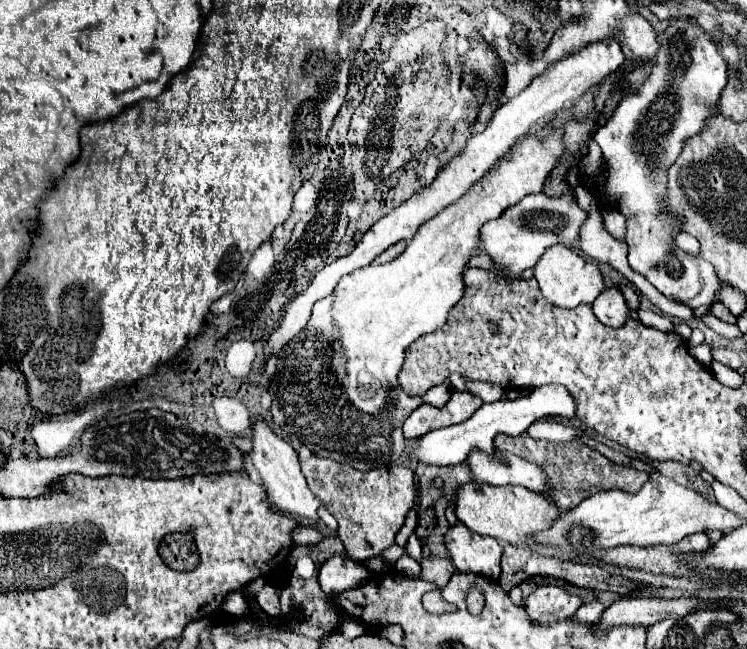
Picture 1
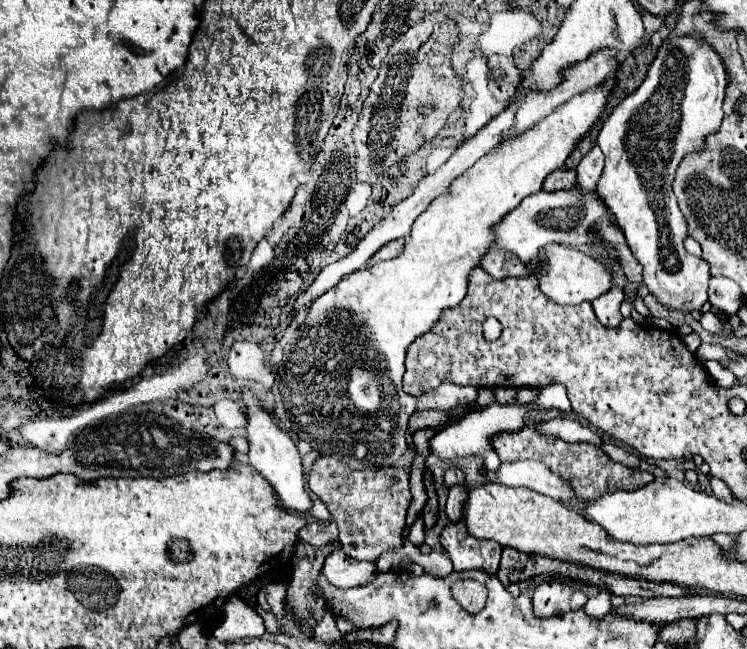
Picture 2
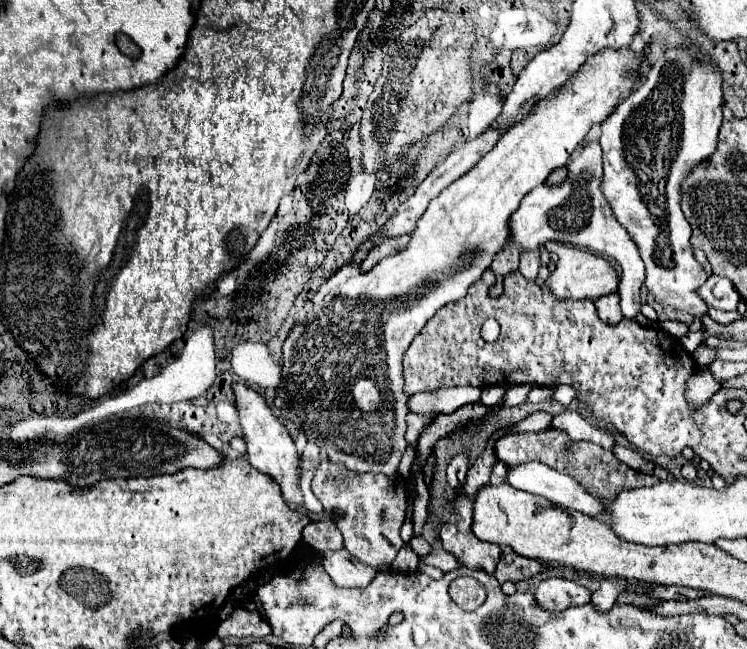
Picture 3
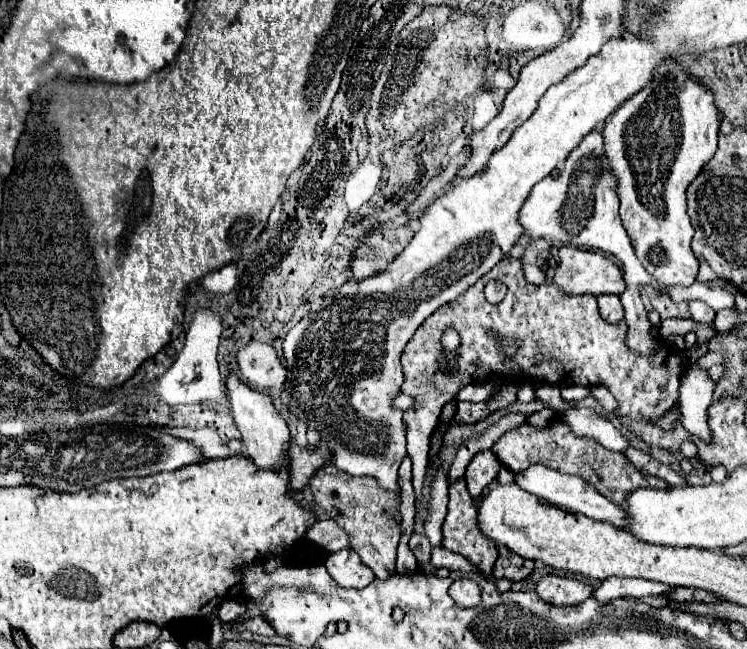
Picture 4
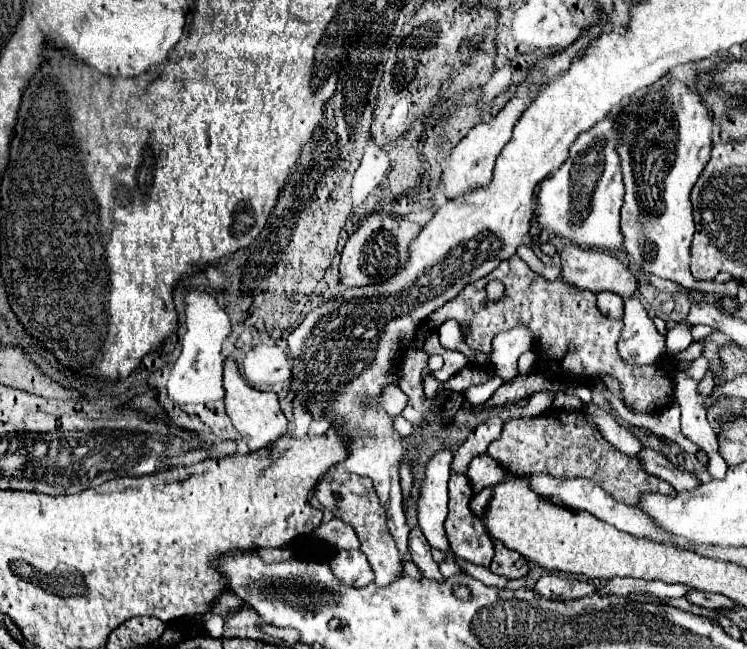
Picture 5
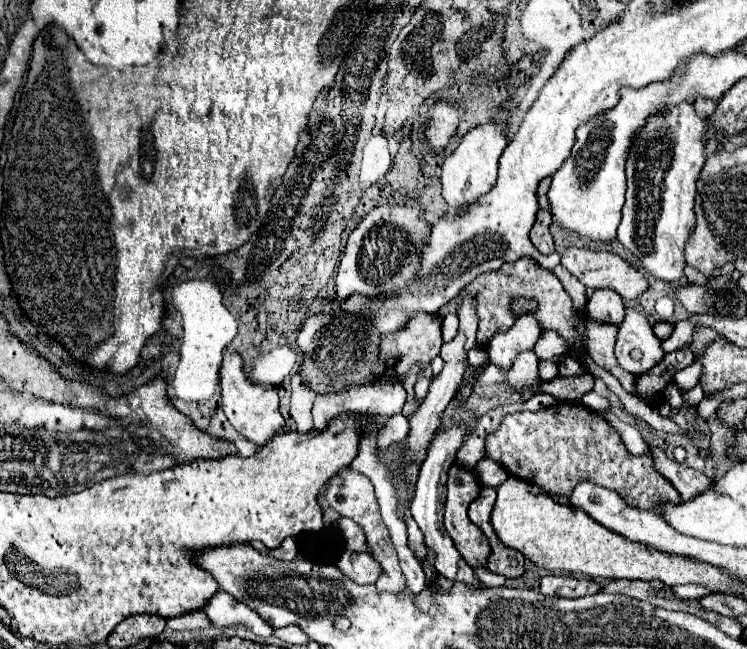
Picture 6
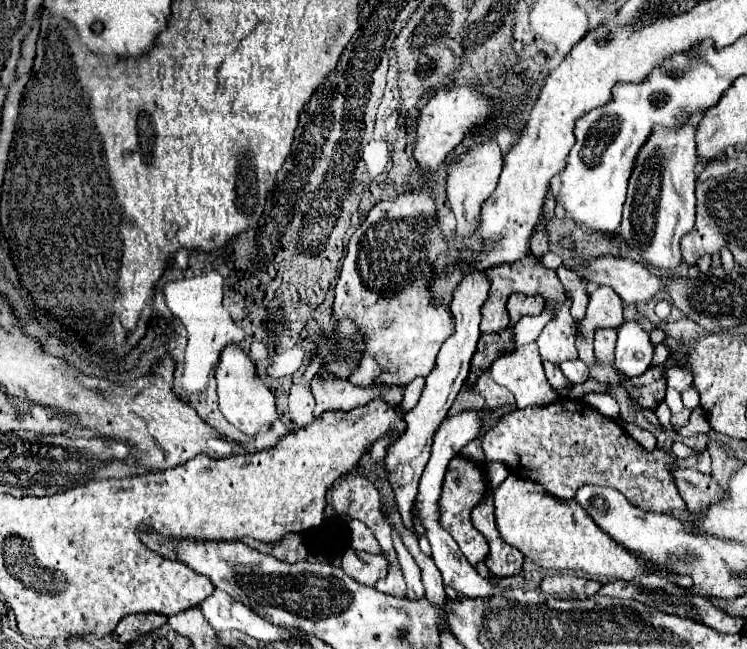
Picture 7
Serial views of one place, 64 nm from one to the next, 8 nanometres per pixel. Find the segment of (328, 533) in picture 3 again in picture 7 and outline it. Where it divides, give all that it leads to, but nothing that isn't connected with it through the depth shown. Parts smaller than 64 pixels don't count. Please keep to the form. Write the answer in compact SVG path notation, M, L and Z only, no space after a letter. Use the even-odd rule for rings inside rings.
M352 520L350 522L350 530L352 530L352 548L354 550L364 550L364 552L370 552L370 554L380 554L380 544L376 542L372 530L362 524L360 520Z

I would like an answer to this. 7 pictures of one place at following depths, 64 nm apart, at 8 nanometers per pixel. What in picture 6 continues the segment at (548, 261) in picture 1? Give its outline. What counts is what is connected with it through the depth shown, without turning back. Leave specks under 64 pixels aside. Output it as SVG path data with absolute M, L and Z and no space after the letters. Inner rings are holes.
M568 248L566 254L562 256L562 266L566 270L570 270L578 280L582 280L586 284L588 290L598 290L598 288L612 288L614 292L618 292L626 302L628 300L636 300L638 296L642 296L648 288L650 282L646 278L646 274L636 268L634 264L626 262L624 258L610 254L610 252L592 252L592 250L580 250L580 248Z

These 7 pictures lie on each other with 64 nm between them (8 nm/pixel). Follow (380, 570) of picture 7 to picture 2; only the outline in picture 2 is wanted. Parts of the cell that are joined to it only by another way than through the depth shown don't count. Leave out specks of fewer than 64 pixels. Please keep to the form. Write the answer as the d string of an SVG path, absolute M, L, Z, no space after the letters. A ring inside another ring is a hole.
M334 550L326 556L322 574L332 582L336 588L354 588L364 586L378 574L376 566L370 562L358 562L344 554L344 550Z

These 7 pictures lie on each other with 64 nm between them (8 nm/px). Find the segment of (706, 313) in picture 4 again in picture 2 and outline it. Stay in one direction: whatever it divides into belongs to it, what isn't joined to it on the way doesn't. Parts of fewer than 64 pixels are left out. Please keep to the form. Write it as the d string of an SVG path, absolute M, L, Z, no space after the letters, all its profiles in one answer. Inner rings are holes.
M692 36L668 38L658 50L656 60L650 64L644 82L614 108L596 140L606 158L604 172L598 182L598 194L616 216L634 256L638 256L640 264L644 266L644 284L650 294L654 294L660 304L682 312L700 310L708 300L710 266L706 260L690 256L684 248L688 224L678 208L676 196L672 192L672 182L682 158L686 154L702 152L706 138L718 132L724 118L722 102L726 96L726 86L728 78L722 60L706 42Z

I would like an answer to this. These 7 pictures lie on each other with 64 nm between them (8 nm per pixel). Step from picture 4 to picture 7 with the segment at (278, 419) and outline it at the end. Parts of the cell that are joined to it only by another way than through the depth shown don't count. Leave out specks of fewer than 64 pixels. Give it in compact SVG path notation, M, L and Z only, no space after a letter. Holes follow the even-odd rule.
M230 342L222 350L214 376L218 382L218 408L224 414L224 418L240 432L254 436L264 426L272 426L272 422L278 420L274 394L262 384L262 380L256 374L256 366L238 344Z

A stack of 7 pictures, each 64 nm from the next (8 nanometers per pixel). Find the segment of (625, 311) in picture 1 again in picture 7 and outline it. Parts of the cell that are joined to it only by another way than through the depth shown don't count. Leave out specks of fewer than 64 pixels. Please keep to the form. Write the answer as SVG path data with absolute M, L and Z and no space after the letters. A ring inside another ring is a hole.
M598 286L590 294L586 318L578 324L578 340L576 348L580 360L594 360L592 350L592 336L596 328L618 328L624 322L622 318L622 300L612 292L608 286Z

